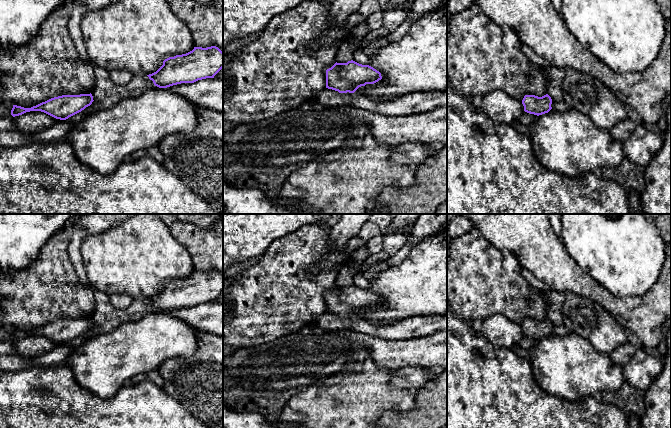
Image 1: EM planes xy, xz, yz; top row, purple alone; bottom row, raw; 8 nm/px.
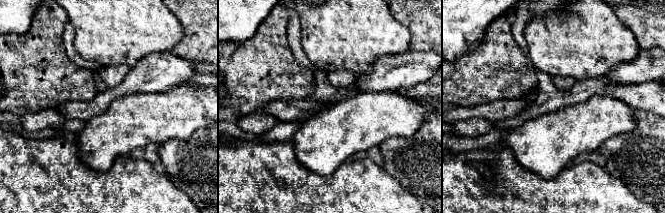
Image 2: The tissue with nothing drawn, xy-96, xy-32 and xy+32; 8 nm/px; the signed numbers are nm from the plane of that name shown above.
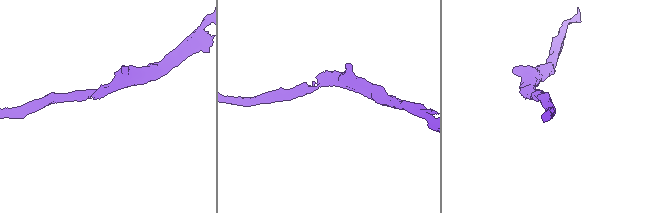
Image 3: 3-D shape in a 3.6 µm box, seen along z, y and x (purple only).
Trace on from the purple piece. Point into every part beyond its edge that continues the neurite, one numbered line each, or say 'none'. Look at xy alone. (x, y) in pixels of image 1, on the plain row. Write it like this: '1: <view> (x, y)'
none

